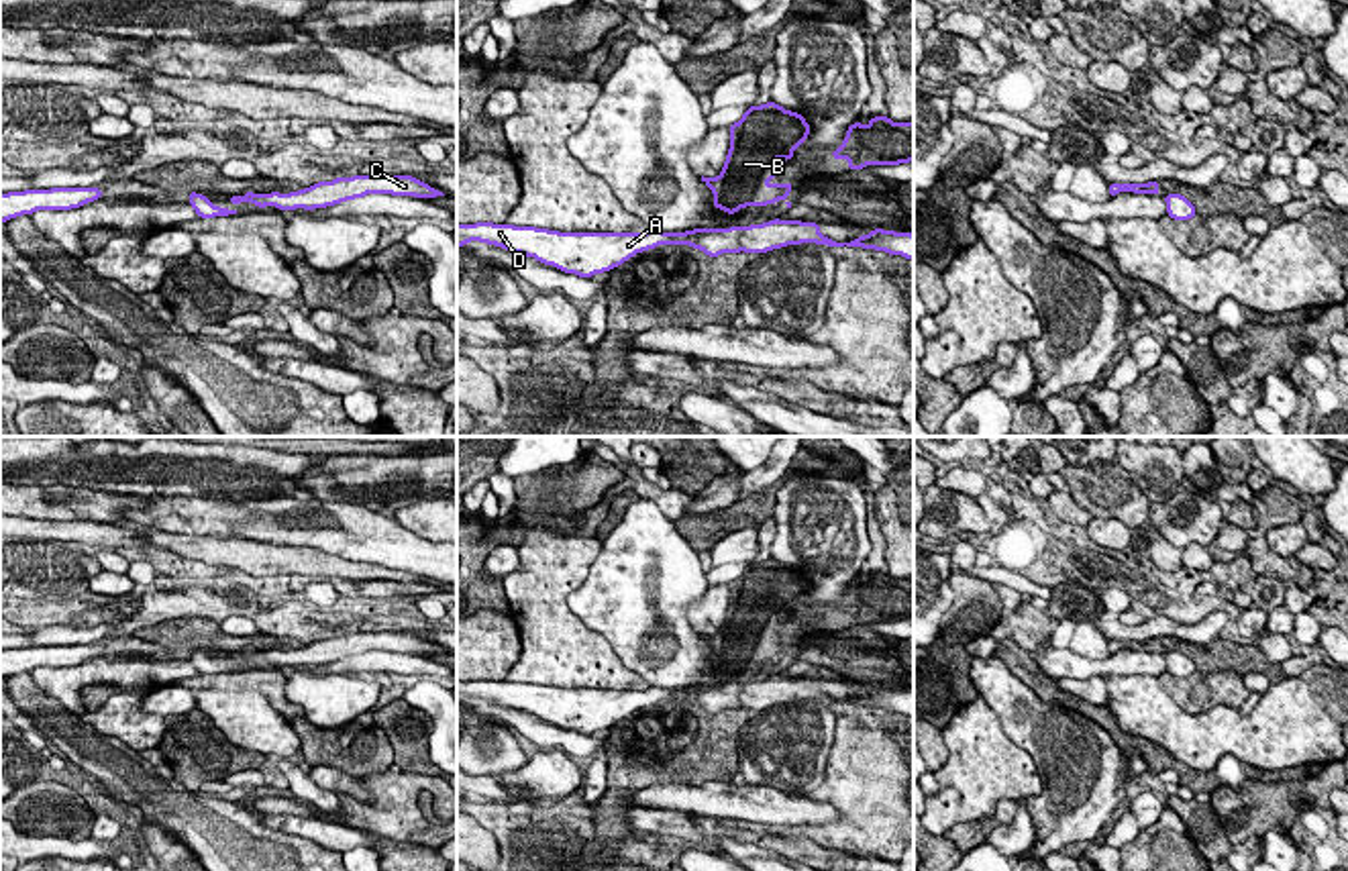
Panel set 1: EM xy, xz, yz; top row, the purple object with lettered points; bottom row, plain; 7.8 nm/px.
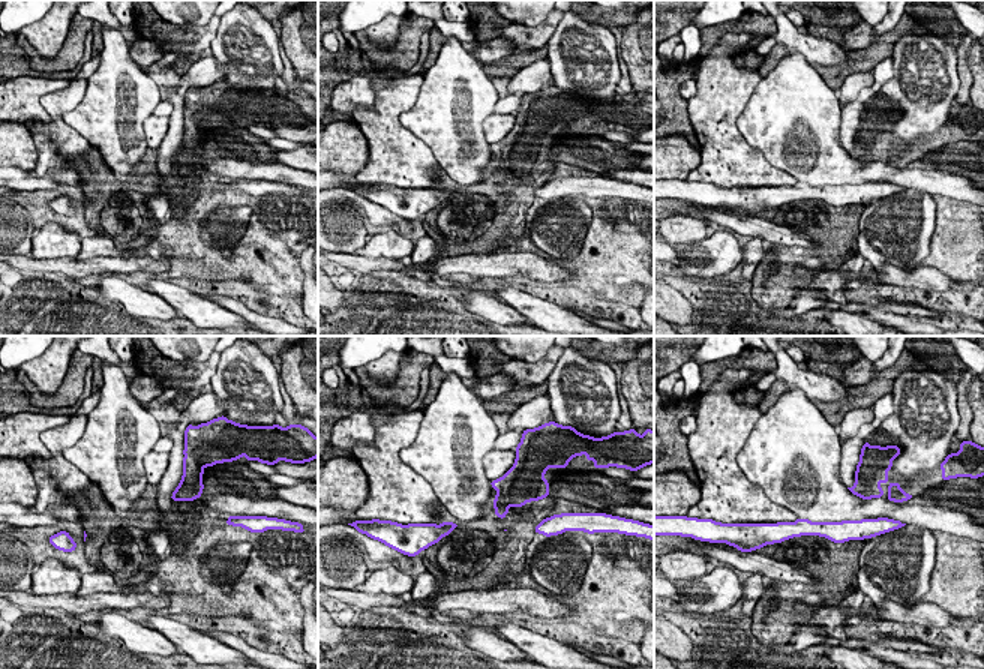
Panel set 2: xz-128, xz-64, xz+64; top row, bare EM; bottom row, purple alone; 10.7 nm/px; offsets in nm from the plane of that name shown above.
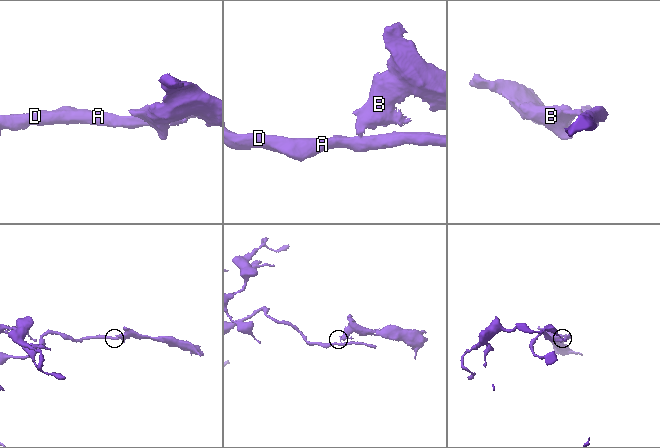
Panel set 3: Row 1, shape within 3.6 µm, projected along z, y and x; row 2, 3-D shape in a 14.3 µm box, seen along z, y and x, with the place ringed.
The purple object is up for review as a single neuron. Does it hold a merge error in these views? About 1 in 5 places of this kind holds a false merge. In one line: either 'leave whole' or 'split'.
split

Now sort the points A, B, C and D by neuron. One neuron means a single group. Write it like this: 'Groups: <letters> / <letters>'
Groups: A C D / B

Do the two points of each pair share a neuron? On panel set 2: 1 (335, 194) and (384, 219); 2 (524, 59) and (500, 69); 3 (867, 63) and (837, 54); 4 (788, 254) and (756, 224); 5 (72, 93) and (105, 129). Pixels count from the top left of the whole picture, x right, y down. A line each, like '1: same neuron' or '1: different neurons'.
1: same neuron
2: same neuron
3: different neurons
4: different neurons
5: different neurons

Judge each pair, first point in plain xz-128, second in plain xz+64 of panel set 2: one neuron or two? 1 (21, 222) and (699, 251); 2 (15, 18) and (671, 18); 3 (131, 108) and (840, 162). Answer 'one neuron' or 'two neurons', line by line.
1: one neuron
2: two neurons
3: one neuron

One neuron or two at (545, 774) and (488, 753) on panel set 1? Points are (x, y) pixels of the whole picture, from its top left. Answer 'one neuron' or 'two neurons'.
one neuron

